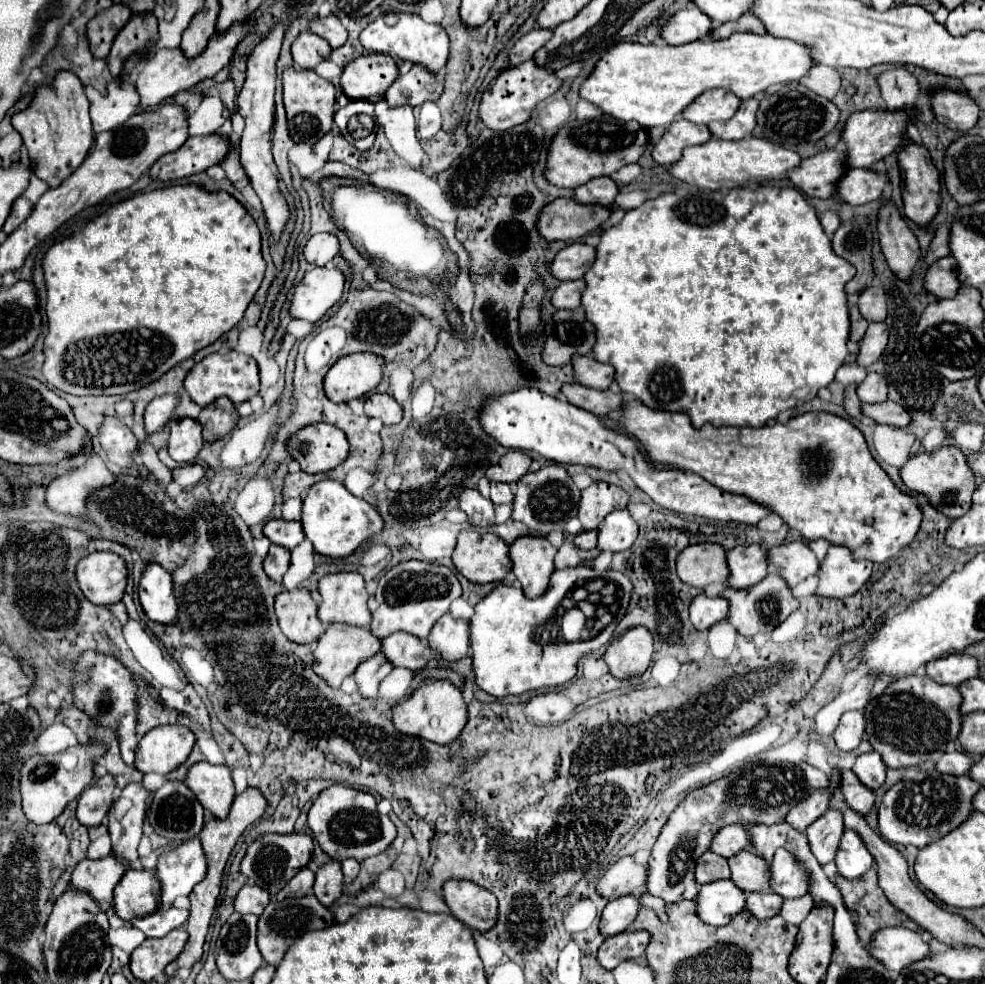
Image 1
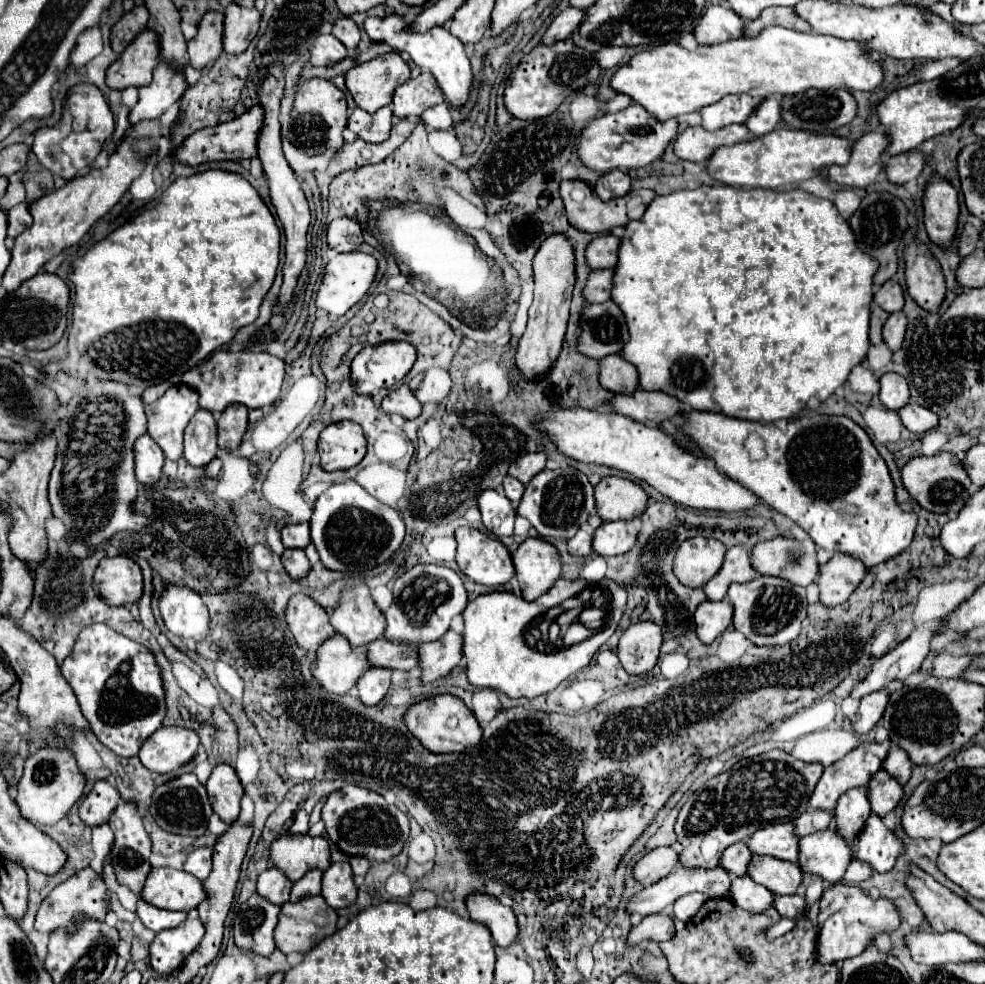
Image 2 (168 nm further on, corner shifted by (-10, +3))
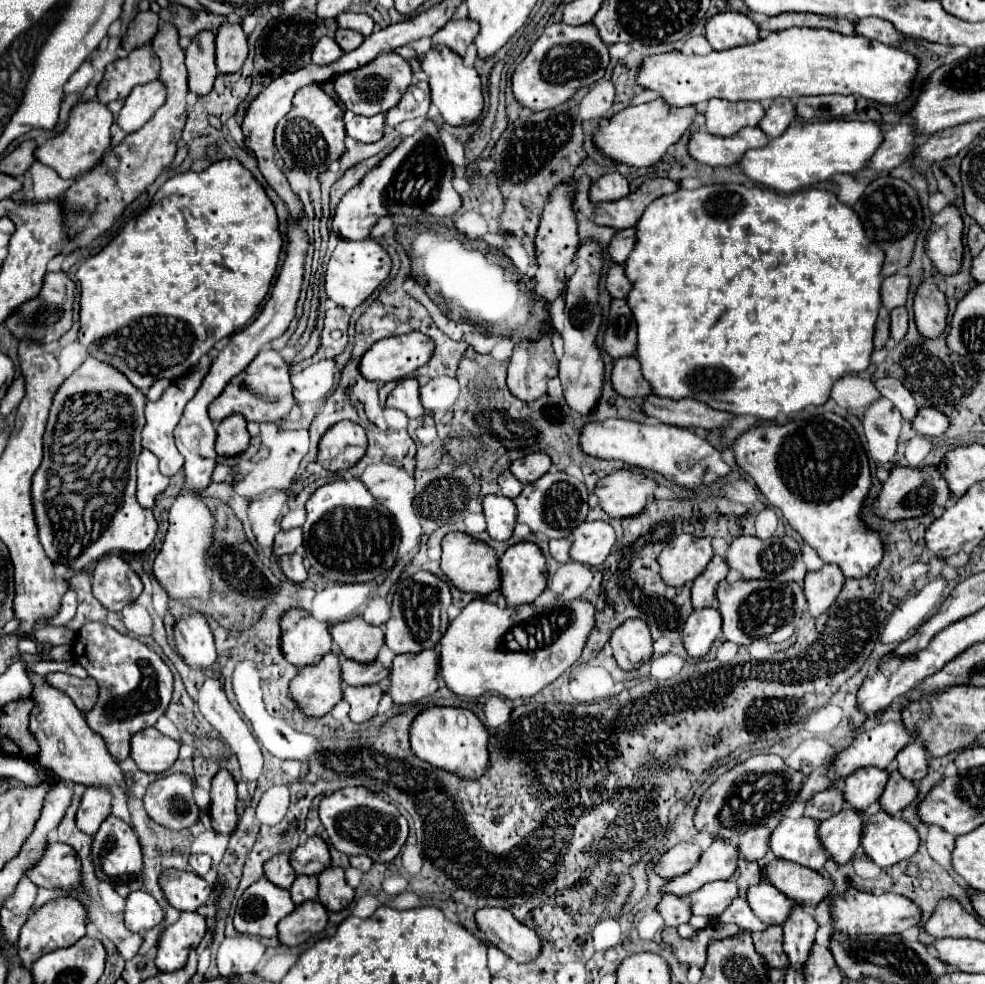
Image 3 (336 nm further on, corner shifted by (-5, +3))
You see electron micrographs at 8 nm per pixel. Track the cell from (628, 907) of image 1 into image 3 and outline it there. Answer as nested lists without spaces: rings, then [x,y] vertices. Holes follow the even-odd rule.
[[[718,838],[702,854],[700,862],[688,874],[672,878],[666,884],[664,894],[686,896],[686,894],[702,888],[708,882],[728,880],[738,868],[738,858],[740,858],[738,846],[732,840],[728,840],[728,838]]]

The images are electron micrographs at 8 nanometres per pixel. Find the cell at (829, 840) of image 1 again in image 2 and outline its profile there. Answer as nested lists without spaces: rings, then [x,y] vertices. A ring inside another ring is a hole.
[[[865,786],[847,790],[847,794],[839,798],[833,810],[833,828],[845,842],[853,842],[859,830],[863,828],[865,820],[869,818],[869,814],[871,808],[865,796]]]

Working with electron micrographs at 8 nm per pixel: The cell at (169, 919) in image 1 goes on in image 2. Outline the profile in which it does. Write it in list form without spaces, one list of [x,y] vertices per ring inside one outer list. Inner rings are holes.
[[[139,900],[139,904],[137,904],[137,916],[141,918],[141,922],[149,930],[161,932],[161,930],[177,928],[183,922],[183,918],[187,918],[187,912],[183,912],[183,910],[169,912],[169,910],[161,910],[157,906],[151,906],[151,904]]]

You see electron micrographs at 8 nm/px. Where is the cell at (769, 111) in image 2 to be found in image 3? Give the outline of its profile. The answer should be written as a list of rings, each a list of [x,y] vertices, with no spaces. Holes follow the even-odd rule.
[[[774,98],[774,102],[770,104],[770,108],[766,110],[766,118],[762,120],[762,130],[770,136],[776,138],[780,136],[792,120],[796,120],[796,106],[790,98]]]

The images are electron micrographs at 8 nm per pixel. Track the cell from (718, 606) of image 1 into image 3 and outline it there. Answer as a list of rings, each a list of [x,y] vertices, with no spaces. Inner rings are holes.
[[[716,608],[694,610],[684,624],[684,648],[692,658],[704,658],[718,638],[722,618]]]

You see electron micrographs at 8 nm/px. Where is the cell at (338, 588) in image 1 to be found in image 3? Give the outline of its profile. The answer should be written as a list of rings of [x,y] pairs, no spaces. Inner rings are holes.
[[[362,618],[340,622],[330,630],[330,634],[338,650],[344,654],[344,658],[356,660],[362,664],[374,662],[378,658],[380,648],[384,646],[382,628],[370,626]]]

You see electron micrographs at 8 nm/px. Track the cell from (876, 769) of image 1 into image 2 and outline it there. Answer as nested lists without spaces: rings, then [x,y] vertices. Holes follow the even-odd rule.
[[[893,746],[887,754],[887,758],[883,760],[883,770],[889,772],[899,784],[905,784],[911,776],[911,760],[907,762],[907,754],[903,750],[899,750],[899,746]]]

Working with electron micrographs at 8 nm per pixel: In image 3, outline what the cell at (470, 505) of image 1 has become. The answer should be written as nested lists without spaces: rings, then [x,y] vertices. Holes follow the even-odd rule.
[[[490,494],[484,498],[484,514],[488,522],[488,534],[494,540],[508,540],[516,524],[516,504],[502,496]]]

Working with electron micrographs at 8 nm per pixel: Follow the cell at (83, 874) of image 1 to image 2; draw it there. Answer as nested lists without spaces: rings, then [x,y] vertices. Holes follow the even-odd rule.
[[[83,868],[79,872],[75,872],[69,880],[65,880],[63,884],[59,884],[39,906],[37,910],[37,920],[35,920],[35,928],[39,932],[53,932],[59,926],[65,926],[69,930],[73,930],[75,922],[81,918],[95,918],[95,920],[105,920],[109,910],[109,902],[107,902],[107,884],[103,874],[93,872],[93,868]]]

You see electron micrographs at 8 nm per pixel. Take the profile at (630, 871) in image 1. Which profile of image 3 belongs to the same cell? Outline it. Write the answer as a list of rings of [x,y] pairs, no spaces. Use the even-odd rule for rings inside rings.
[[[682,842],[670,848],[654,866],[654,870],[664,878],[676,878],[680,874],[686,874],[700,860],[700,856],[702,848],[696,842]]]

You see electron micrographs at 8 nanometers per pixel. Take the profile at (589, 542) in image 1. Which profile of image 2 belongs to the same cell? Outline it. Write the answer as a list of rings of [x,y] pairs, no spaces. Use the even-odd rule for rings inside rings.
[[[579,530],[571,540],[569,540],[569,552],[575,556],[589,556],[593,552],[593,534]]]

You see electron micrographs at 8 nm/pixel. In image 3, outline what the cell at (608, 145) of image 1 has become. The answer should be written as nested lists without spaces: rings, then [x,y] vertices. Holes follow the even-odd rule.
[[[662,98],[646,102],[646,104],[630,106],[626,110],[620,110],[618,114],[614,114],[608,120],[608,124],[598,128],[596,146],[604,156],[608,156],[616,162],[622,162],[628,166],[652,166],[690,128],[696,114],[698,114],[696,106],[676,108],[676,106],[668,106]]]

